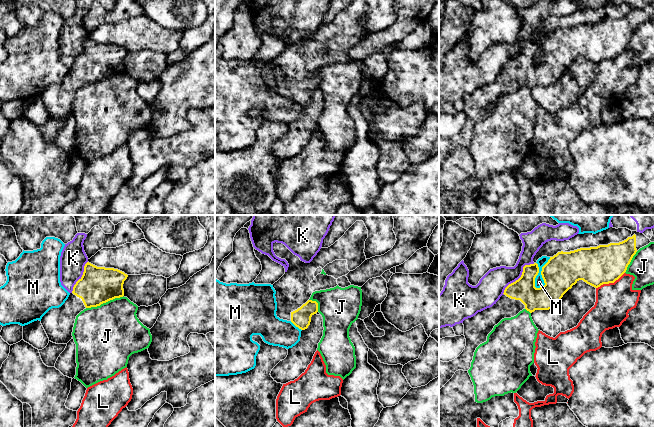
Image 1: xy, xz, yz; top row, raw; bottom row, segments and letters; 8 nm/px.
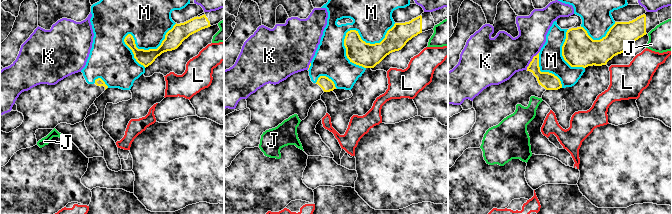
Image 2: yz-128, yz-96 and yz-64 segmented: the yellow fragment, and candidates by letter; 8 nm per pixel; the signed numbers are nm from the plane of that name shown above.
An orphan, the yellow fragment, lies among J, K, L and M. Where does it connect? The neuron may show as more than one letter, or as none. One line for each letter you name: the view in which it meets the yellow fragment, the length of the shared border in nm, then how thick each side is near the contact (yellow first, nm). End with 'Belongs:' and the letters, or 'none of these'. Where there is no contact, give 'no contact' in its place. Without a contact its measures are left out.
Belongs: none of these

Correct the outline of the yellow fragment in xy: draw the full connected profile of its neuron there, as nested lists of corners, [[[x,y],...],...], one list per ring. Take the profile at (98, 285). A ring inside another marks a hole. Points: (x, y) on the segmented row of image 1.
[[[87,262],[82,277],[65,303],[59,308],[50,309],[41,319],[49,341],[67,344],[73,337],[76,316],[86,308],[123,297],[123,284],[127,277],[118,269],[97,267]]]

